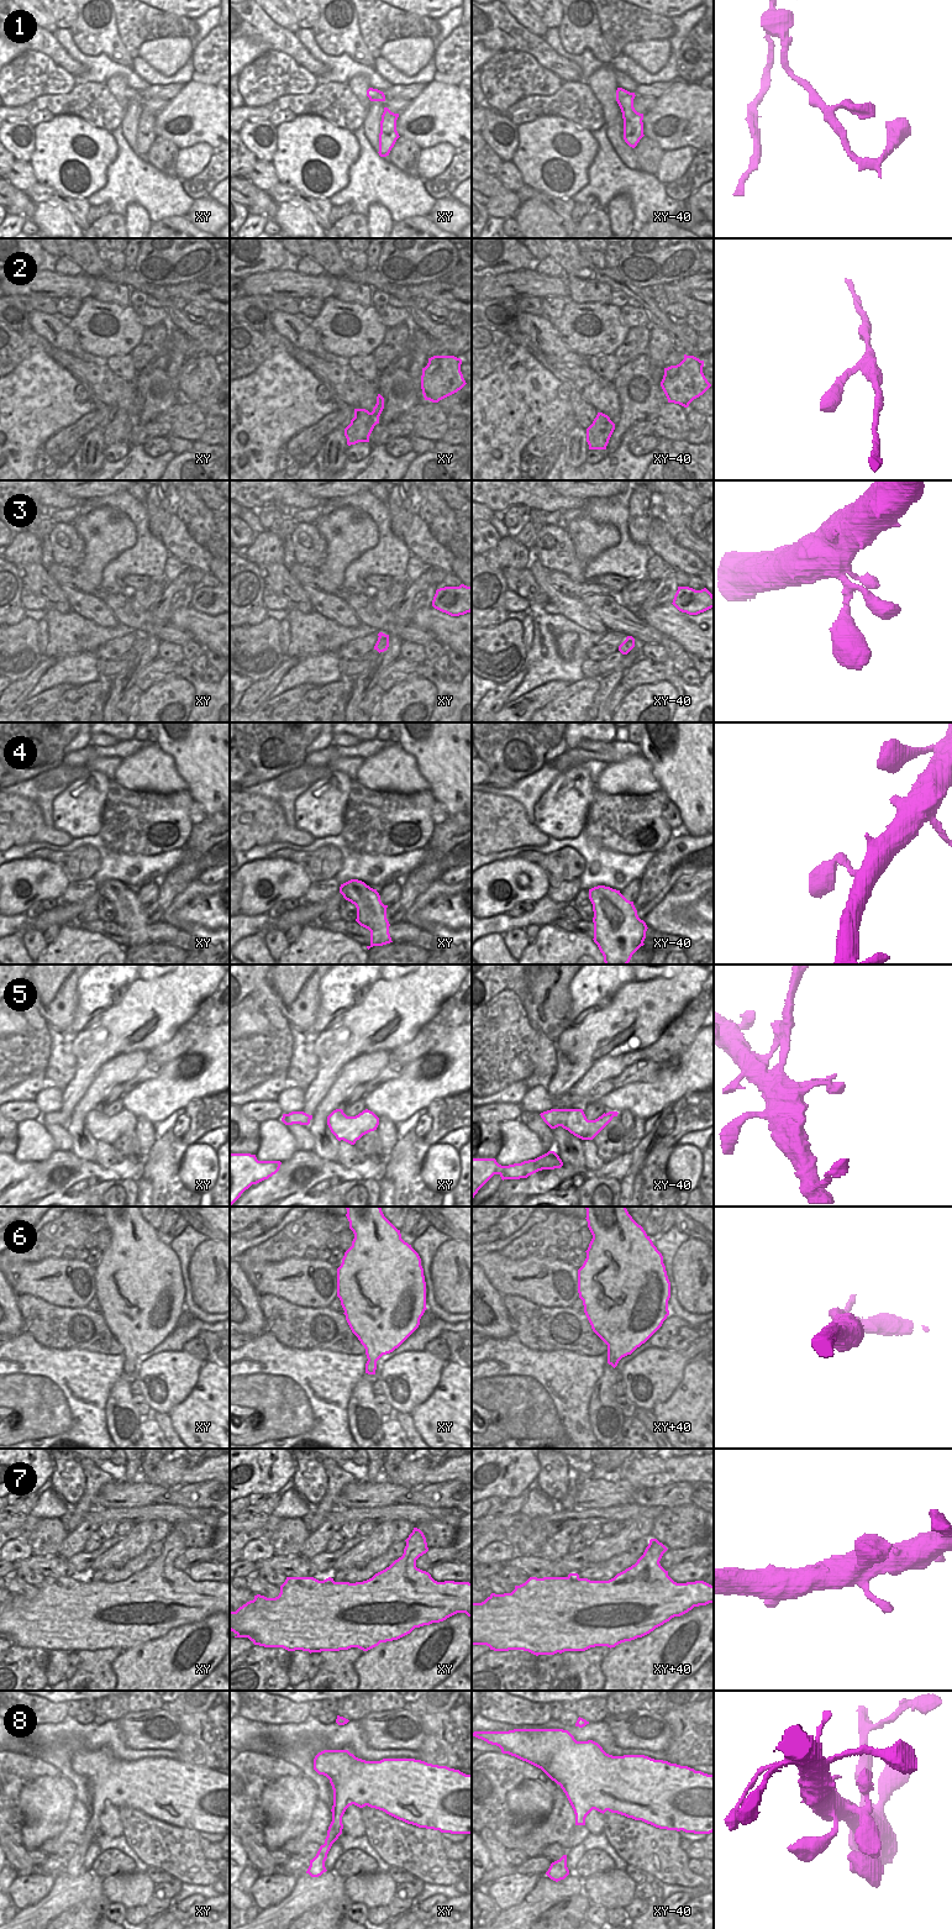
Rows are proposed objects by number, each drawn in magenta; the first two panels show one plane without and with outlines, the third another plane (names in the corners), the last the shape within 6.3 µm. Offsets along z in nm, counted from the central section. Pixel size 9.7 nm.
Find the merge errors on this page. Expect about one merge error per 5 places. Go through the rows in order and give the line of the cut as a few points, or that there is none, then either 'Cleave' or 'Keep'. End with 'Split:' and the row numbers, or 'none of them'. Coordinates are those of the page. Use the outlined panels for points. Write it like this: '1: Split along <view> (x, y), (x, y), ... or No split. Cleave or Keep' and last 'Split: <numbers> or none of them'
1: No split. Keep
2: No split. Keep
3: No split. Keep
4: No split. Keep
5: No split. Keep
6: No split. Keep
7: No split. Keep
8: No split. Keep
Split: none of them.

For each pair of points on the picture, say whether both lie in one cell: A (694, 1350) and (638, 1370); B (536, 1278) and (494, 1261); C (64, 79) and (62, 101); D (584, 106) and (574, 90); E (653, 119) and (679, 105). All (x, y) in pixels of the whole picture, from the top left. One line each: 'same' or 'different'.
A: same
B: same
C: different
D: same
E: same

